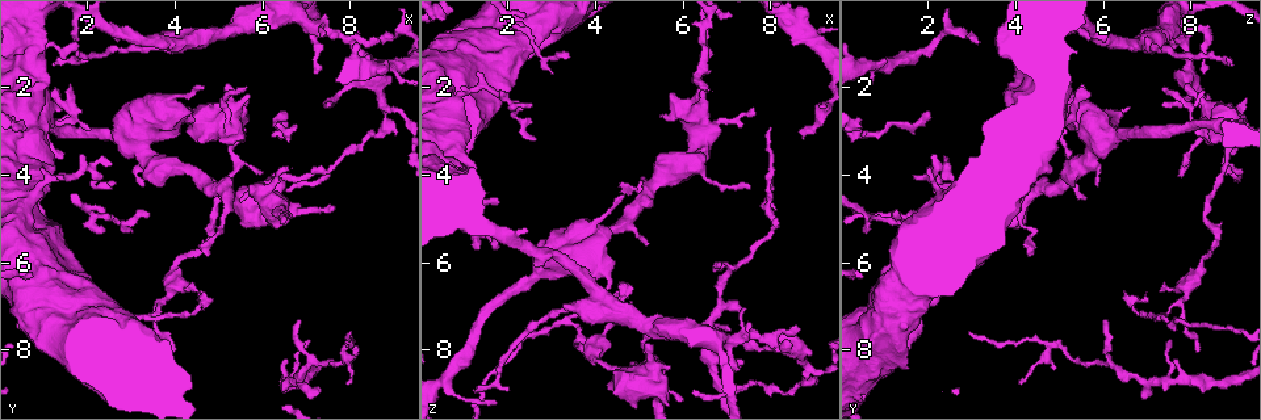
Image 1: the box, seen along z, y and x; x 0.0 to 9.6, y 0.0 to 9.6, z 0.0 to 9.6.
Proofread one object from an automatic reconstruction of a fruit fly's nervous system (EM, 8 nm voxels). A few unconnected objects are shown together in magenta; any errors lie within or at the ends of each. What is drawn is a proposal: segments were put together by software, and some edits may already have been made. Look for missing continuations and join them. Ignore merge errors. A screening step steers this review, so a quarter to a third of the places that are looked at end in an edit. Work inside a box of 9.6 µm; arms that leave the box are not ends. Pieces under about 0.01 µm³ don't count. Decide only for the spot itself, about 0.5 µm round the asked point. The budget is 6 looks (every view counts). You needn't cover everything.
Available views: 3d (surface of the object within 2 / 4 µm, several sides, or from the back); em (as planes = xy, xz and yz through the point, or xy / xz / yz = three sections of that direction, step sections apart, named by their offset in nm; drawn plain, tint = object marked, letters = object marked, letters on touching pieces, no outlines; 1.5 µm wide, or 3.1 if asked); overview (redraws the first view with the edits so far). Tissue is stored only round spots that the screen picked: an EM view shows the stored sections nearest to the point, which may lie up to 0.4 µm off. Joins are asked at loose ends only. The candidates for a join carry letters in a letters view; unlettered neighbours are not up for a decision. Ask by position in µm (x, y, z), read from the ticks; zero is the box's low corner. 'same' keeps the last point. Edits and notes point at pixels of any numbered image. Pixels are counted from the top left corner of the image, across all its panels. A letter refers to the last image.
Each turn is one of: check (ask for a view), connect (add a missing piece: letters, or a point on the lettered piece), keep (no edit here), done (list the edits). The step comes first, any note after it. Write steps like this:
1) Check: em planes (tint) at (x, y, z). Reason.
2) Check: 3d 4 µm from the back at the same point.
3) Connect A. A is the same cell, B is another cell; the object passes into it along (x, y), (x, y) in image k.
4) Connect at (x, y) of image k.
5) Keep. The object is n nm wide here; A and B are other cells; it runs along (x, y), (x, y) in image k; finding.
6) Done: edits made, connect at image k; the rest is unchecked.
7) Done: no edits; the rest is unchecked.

Check: 3d 2 µm from the back at (5.65, 1.95, 7.35). Branch stops here.

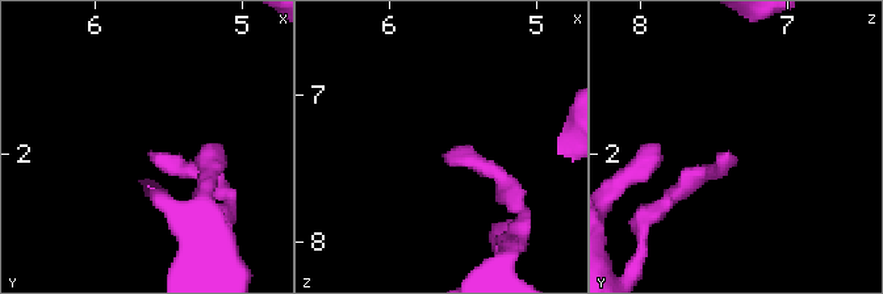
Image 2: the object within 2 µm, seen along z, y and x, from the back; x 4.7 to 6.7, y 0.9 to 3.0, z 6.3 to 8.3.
Check: em xy step 8 (tint) at (5.64, 2.00, 7.44).

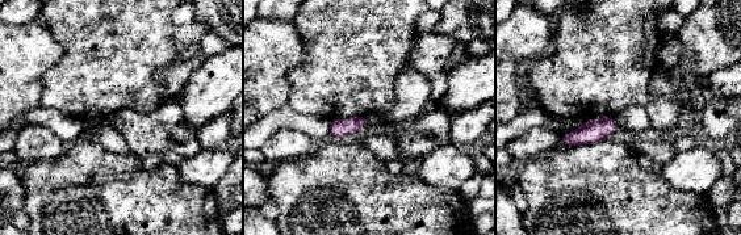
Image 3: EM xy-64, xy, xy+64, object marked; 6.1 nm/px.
Check: em planes (letters) at the same point.

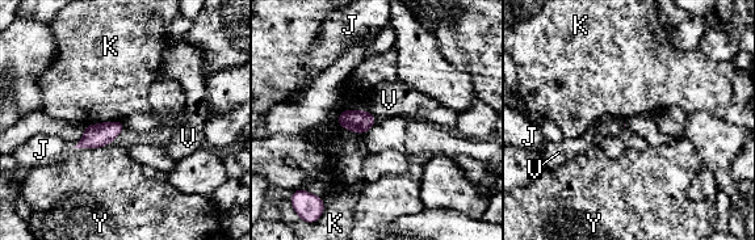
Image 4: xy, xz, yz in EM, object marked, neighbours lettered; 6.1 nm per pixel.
Keep. The longest contact is with K, 220 nm; J, K, V and Y are other cells; none of them fits.

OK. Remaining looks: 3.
Check: em xy step 8 (letters) at (4.50, 6.65, 7.35). An open end.

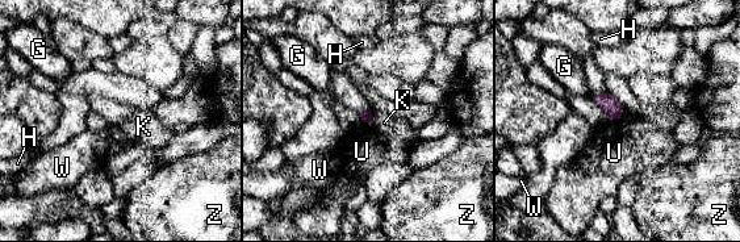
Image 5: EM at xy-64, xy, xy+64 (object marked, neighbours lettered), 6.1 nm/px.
Check: em planes (letters) at the same point. Cut it another way.

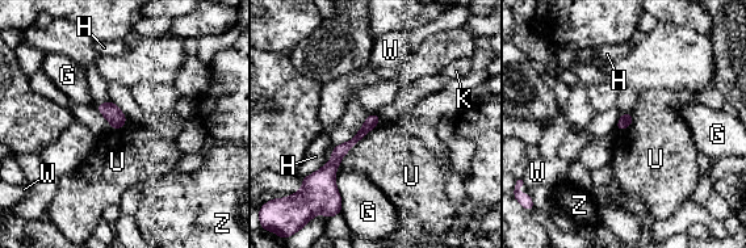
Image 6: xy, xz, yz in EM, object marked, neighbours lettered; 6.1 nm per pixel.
Keep. G, H, K, U, W and Z are other cells; it runs along (376, 117), (336, 156), (326, 185) in image 6; no lettered piece goes on from it.

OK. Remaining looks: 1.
Done: no edits; the rest is unchecked.

